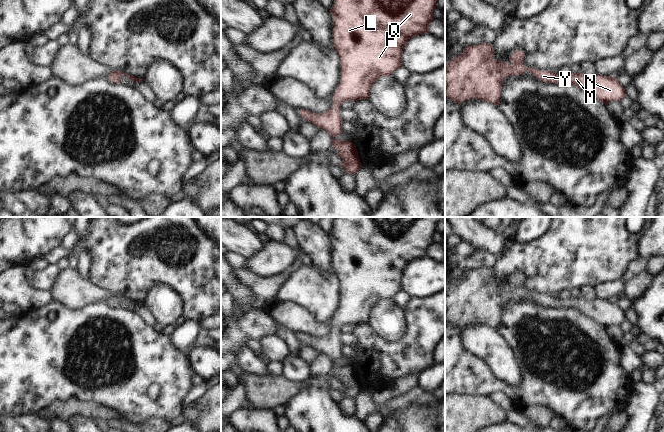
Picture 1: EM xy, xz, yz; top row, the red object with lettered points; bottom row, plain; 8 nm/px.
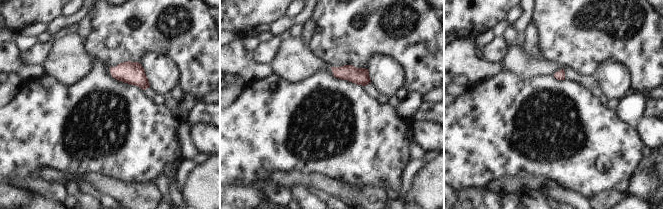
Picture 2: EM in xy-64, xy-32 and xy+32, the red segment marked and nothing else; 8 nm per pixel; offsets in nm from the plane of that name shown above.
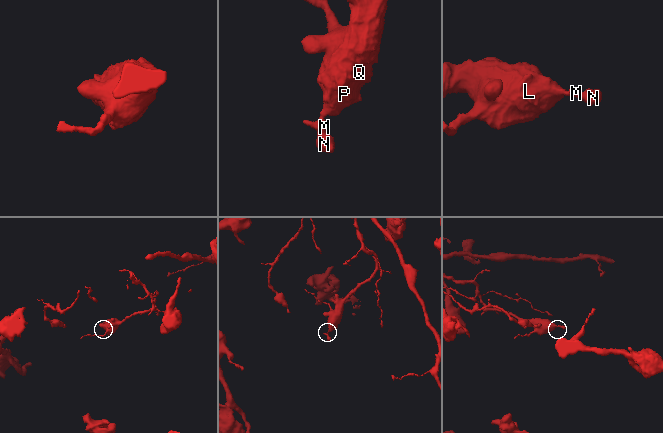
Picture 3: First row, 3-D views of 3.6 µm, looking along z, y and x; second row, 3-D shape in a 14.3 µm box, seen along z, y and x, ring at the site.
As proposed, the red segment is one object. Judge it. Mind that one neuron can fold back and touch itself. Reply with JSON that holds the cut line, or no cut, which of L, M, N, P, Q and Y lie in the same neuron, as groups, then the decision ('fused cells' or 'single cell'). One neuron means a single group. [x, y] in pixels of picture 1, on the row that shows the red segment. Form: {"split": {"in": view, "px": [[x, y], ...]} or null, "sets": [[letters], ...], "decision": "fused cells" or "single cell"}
{"split": null, "sets": [["L", "M", "N", "P", "Q", "Y"]], "decision": "single cell"}

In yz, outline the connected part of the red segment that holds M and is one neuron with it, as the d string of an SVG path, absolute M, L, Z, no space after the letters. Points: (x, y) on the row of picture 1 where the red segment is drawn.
M481 43L479 45L466 46L461 55L453 58L449 64L445 62L445 93L447 98L451 98L459 106L465 100L473 98L499 105L503 81L512 75L523 75L527 70L545 83L575 85L605 105L611 101L621 101L626 96L626 88L621 85L616 77L601 76L598 74L588 77L583 73L570 73L560 77L554 71L527 68L523 64L525 57L523 51L513 52L509 58L513 64L512 66L507 62L494 60L494 56L493 45Z

